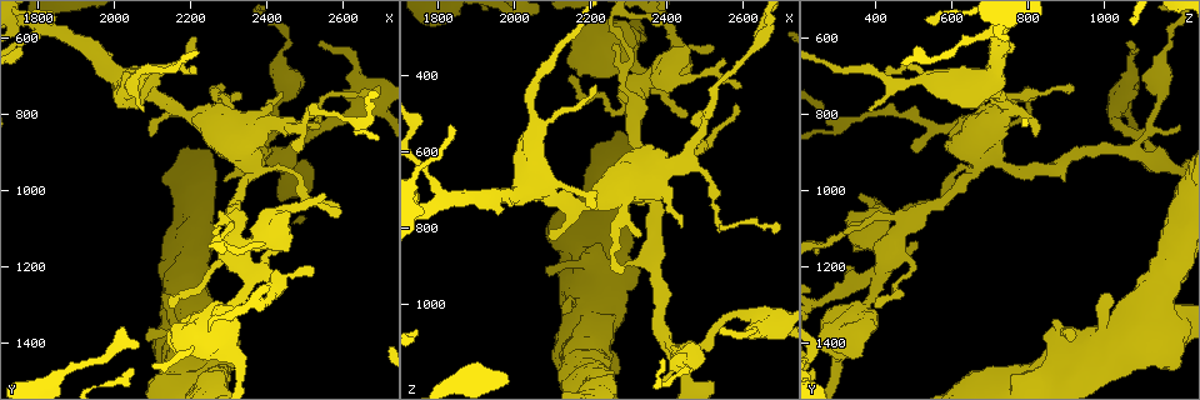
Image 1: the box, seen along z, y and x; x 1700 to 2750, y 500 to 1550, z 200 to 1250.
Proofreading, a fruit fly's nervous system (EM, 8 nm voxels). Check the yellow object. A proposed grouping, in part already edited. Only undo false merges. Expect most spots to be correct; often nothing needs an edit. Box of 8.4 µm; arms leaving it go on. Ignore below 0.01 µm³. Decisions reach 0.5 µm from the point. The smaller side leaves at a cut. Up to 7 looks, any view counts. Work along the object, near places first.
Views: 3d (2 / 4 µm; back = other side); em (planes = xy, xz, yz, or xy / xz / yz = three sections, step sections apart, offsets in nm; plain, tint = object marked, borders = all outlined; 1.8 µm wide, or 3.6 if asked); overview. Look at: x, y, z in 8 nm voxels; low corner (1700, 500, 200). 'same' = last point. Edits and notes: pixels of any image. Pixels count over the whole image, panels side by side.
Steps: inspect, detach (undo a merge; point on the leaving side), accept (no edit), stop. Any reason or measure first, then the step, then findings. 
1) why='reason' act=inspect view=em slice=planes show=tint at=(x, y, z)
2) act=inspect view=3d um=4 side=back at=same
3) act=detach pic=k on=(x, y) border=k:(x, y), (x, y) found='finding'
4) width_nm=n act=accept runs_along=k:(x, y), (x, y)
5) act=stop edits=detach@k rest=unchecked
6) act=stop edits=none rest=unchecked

why='sudden change in width' act=inspect view=3d um=4 at=(2230, 1430, 905)

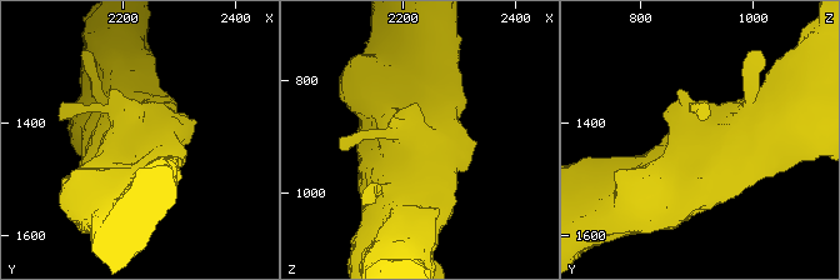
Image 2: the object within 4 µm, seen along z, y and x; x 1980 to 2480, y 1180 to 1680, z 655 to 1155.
act=inspect view=em um=3.6 slice=planes show=tint at=(2225, 1430, 915)

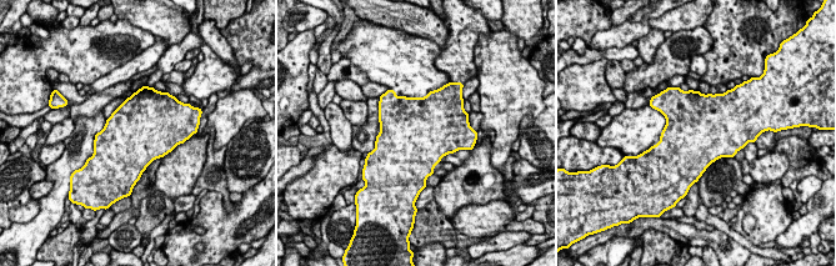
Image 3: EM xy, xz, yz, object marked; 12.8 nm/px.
width_nm=850 act=accept found='all the same cell'

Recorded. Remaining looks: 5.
why='calibre changes' act=inspect view=3d um=4 at=(2340, 1205, 420)

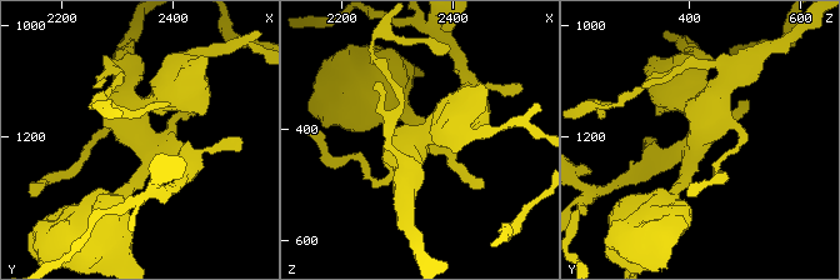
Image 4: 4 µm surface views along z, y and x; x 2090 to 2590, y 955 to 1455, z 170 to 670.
why='shape alone is not enough' act=inspect view=em um=3.6 slice=planes show=tint at=(2345, 1215, 415)

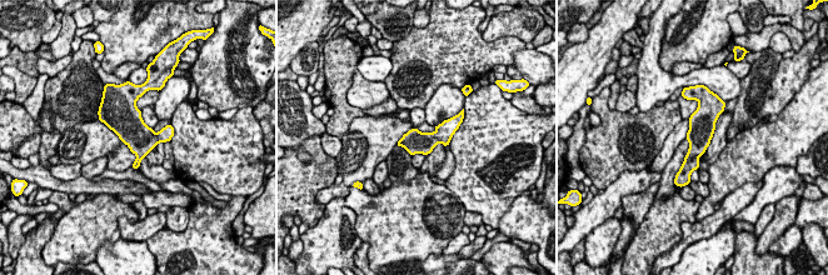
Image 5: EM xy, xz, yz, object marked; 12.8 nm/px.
act=accept found='one cell here'

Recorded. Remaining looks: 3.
why='sharp bend' act=inspect view=em um=3.6 slice=planes show=borders at=(2660, 825, 285)

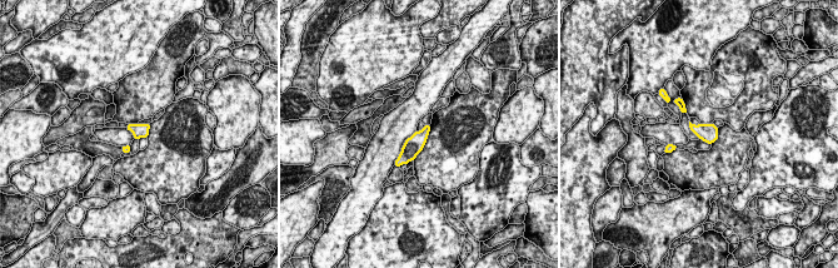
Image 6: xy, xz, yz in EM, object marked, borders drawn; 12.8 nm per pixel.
act=accept found='continuous, no second cell'

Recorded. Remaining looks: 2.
act=stop edits=none rest=unchecked

